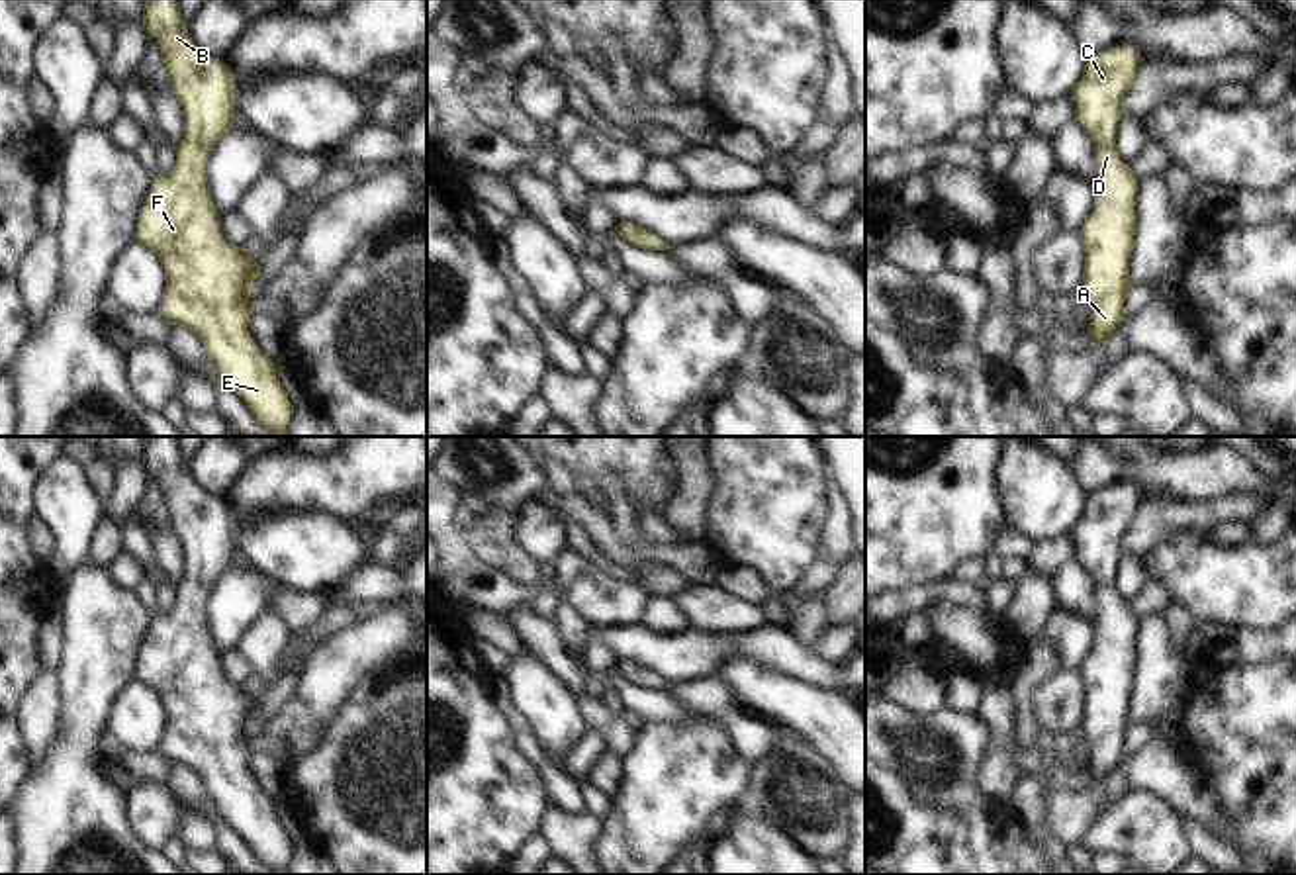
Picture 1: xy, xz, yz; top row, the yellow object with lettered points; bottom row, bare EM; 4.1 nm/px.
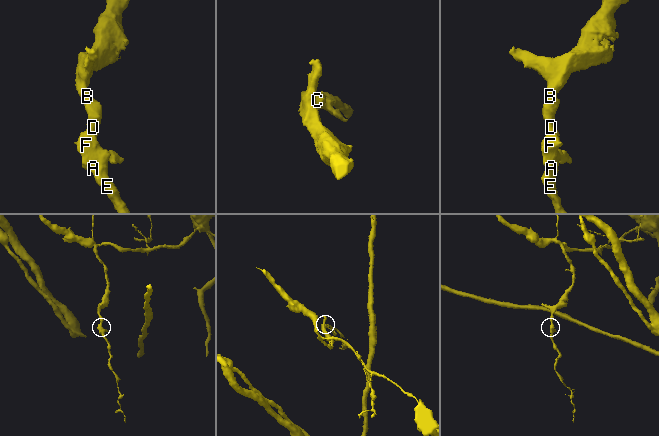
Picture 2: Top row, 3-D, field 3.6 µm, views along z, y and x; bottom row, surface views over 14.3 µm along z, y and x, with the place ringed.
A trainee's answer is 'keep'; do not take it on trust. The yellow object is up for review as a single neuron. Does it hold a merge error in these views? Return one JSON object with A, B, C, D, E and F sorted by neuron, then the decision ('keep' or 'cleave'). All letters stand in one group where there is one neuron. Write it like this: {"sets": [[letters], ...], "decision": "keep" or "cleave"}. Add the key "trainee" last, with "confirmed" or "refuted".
{"sets": [["A", "B", "C", "D", "E", "F"]], "decision": "keep", "trainee": "confirmed"}

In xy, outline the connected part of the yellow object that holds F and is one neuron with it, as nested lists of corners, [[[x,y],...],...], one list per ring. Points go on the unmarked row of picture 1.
[[[147,437],[141,464],[159,480],[170,530],[184,554],[184,577],[174,585],[176,603],[166,615],[153,615],[137,654],[137,681],[159,695],[166,714],[157,754],[190,767],[202,779],[213,812],[247,842],[255,857],[270,873],[286,871],[294,844],[280,826],[274,799],[266,797],[249,773],[249,736],[260,703],[249,687],[223,677],[221,654],[206,617],[211,585],[235,562],[235,513],[223,497],[209,495],[192,482],[176,437]]]

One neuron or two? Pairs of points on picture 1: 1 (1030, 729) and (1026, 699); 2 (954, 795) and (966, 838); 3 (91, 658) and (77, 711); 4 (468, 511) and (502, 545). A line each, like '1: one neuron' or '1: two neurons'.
1: one neuron
2: two neurons
3: one neuron
4: one neuron

